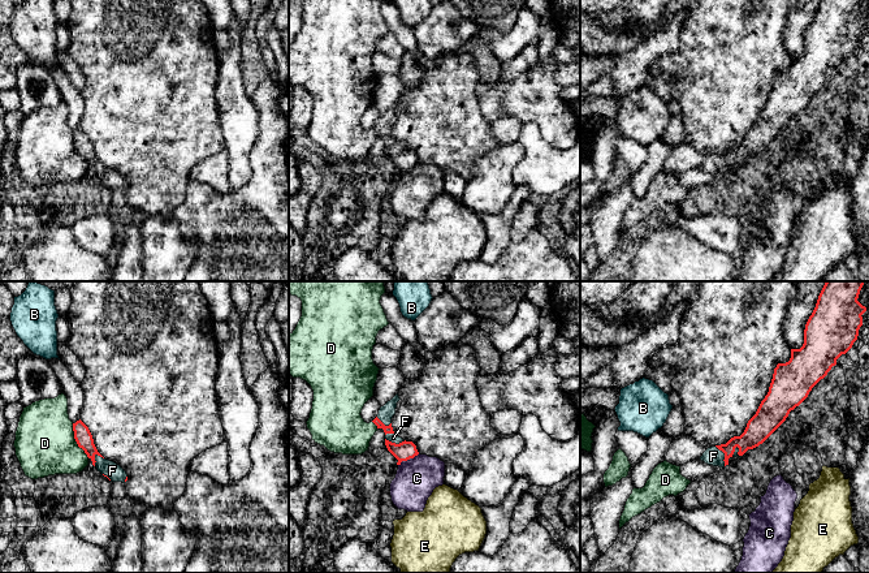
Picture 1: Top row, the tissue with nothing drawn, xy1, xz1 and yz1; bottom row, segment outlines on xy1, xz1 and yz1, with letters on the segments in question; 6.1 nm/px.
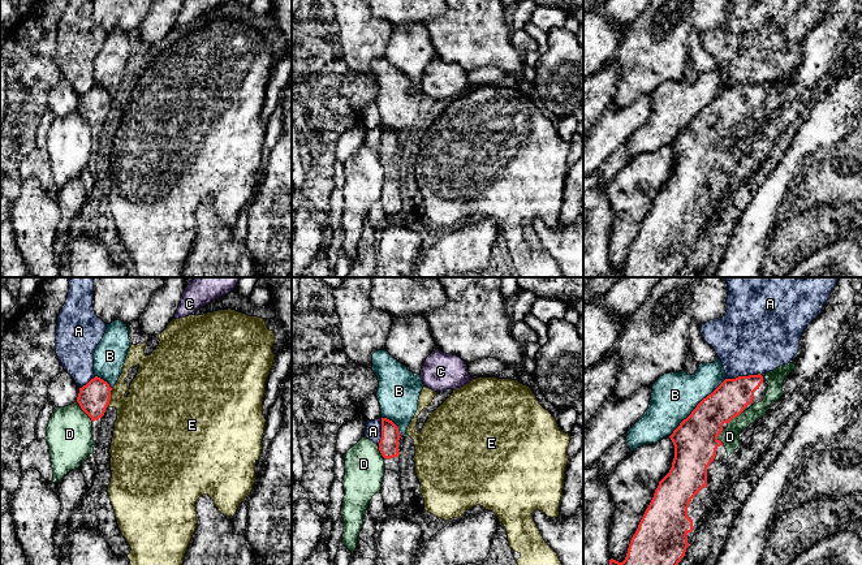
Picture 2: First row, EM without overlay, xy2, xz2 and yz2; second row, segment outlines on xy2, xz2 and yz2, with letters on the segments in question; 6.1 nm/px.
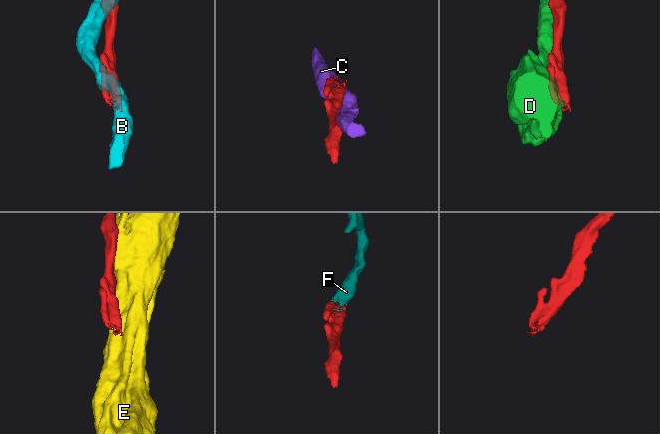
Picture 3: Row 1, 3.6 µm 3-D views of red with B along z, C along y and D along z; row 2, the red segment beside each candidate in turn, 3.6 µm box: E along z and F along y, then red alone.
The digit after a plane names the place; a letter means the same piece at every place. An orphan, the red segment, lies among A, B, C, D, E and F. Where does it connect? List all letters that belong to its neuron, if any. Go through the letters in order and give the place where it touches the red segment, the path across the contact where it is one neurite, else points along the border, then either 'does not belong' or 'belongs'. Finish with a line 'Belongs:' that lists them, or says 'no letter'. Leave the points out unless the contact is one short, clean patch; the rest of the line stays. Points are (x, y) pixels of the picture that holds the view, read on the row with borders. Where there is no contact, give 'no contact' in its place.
A: meets red in yz2 at (744, 376); border along yz2 (761, 374), (738, 375), (727, 379); does not belong
B: meets red in yz2 at (697, 406); does not belong
C: meets red in xz1 at (409, 459); does not belong
D: meets red in xy1 at (76, 440); does not belong
E: meets red in xy2 at (110, 399); does not belong
F: meets red in yz1 at (725, 456); runs through yz1 (756, 433), (725, 456), (713, 456); belongs
Belongs: F

